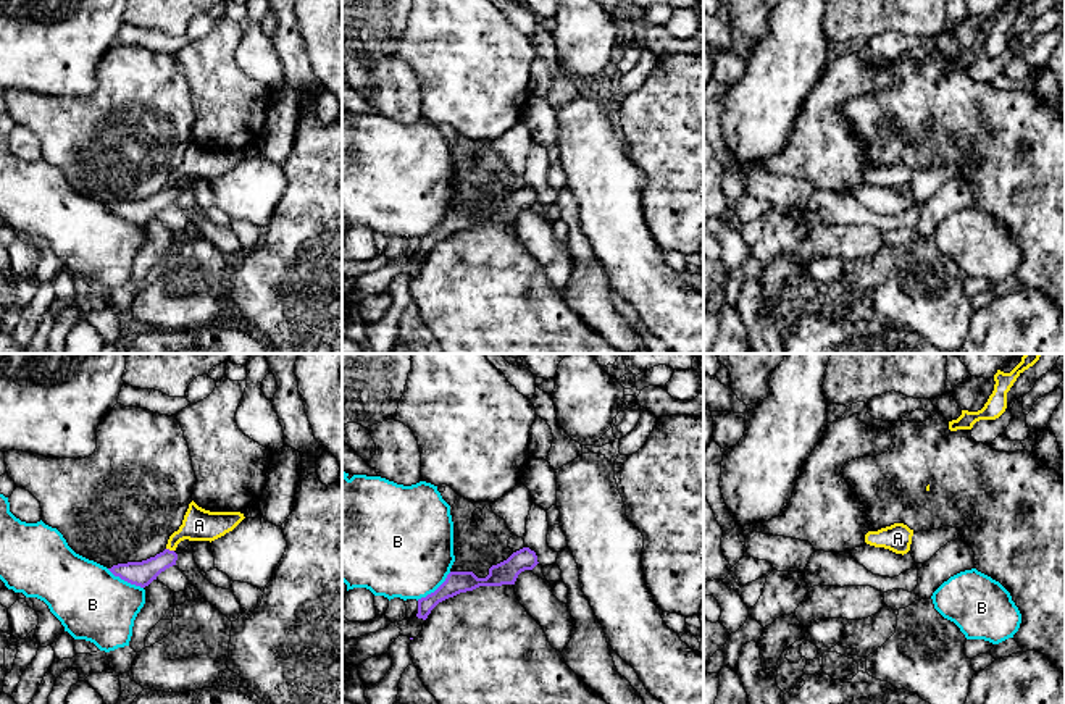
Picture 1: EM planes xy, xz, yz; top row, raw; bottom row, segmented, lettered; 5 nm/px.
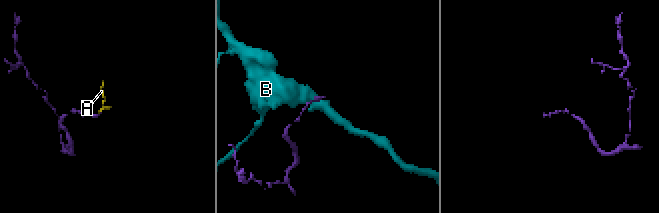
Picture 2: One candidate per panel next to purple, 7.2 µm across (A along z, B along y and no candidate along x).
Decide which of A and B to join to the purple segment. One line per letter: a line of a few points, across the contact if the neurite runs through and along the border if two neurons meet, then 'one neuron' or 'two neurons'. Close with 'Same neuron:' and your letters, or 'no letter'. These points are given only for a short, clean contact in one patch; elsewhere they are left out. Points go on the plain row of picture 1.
A: line xy (141, 212), (155, 204), (168, 188), (184, 170), (199, 163); one neuron
B: two neurons
Same neuron: A

